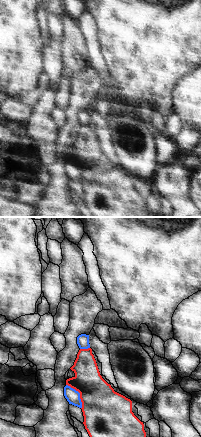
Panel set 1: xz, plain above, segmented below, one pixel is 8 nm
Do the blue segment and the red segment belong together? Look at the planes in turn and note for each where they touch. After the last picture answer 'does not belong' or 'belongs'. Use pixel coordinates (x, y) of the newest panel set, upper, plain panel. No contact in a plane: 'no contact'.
meets blue at (79, 170)

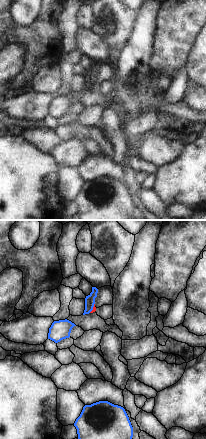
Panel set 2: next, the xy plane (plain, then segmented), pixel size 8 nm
meets blue at (92, 84)

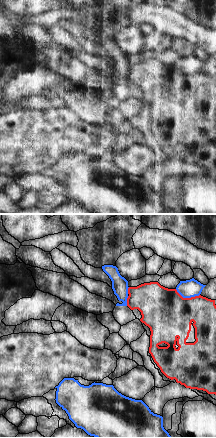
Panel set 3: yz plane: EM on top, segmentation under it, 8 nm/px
meets blue at (187, 73)

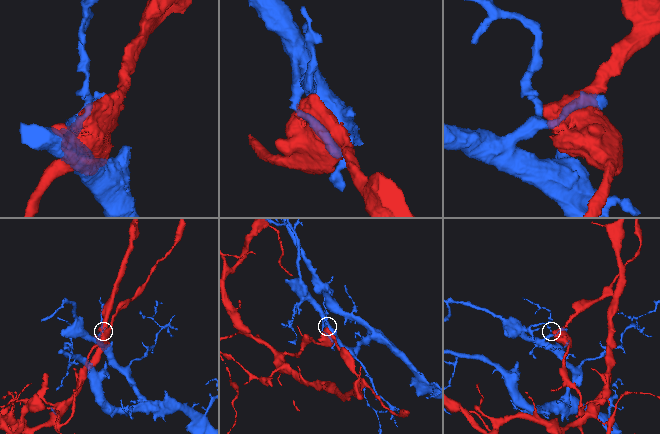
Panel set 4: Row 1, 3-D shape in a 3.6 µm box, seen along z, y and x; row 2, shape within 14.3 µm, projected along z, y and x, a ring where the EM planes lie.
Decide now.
does not belong

